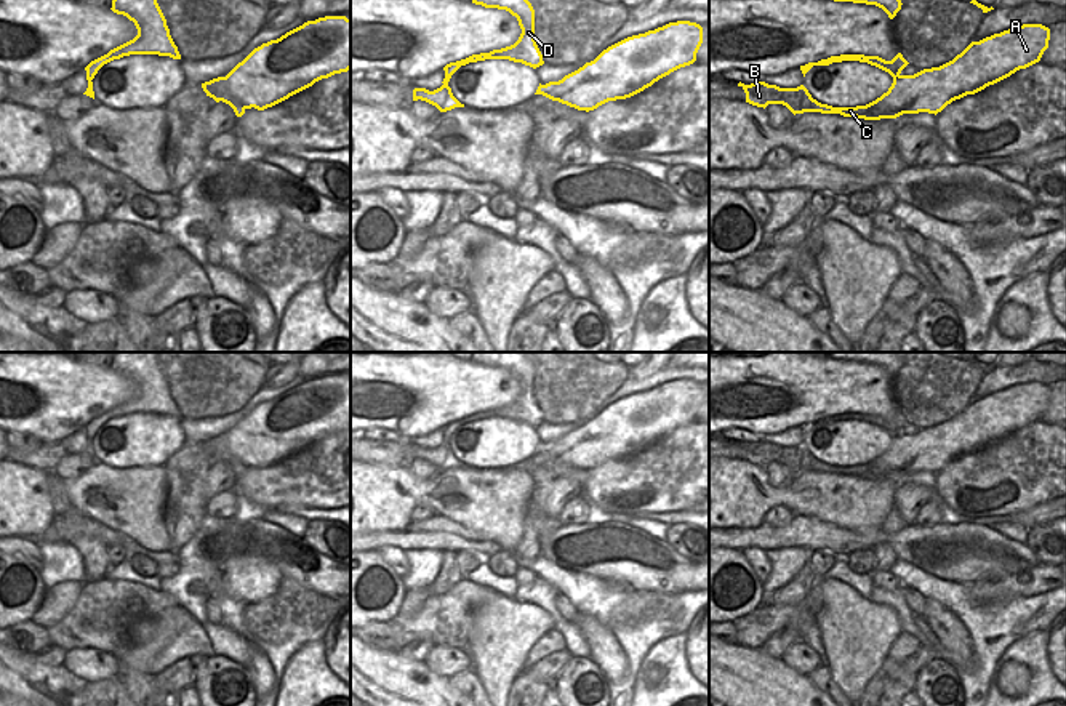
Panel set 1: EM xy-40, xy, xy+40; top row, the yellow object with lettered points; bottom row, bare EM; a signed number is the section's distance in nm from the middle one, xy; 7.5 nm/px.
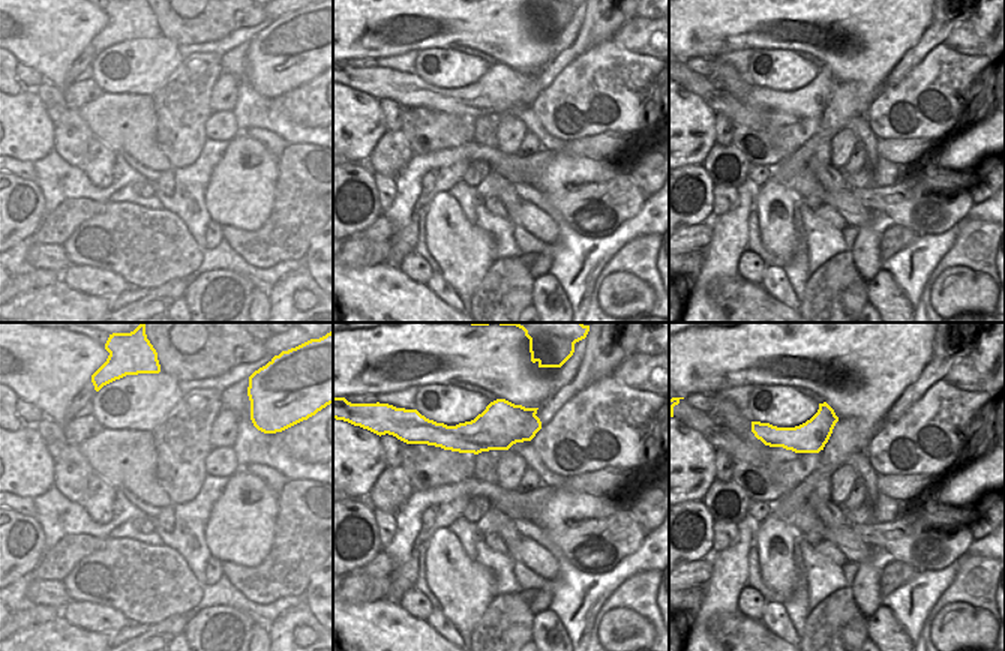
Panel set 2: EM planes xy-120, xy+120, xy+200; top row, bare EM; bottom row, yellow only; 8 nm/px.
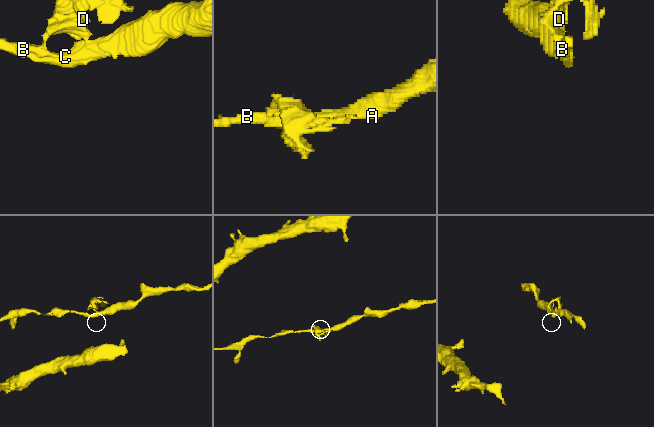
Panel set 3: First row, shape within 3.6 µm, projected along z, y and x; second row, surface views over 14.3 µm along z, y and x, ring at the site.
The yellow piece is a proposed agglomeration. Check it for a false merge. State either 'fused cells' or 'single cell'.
fused cells

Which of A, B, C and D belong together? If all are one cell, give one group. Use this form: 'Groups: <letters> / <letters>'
Groups: A B C / D.

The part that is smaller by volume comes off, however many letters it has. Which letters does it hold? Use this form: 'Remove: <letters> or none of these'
Remove: D

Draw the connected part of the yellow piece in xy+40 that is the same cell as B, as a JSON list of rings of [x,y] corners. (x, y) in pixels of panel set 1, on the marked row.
[[[1023,24],[980,42],[972,42],[952,61],[914,75],[893,75],[887,93],[866,106],[832,107],[812,98],[808,90],[779,88],[765,82],[738,83],[746,93],[746,102],[767,107],[783,104],[794,115],[804,112],[840,114],[864,120],[896,118],[903,114],[938,114],[948,104],[967,94],[975,94],[1020,69],[1040,61],[1048,48],[1050,29],[1042,24]]]

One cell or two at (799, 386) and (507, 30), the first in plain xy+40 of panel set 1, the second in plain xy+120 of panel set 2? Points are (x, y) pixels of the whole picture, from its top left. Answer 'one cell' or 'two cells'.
one cell

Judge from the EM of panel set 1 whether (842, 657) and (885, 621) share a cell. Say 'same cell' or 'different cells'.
same cell

